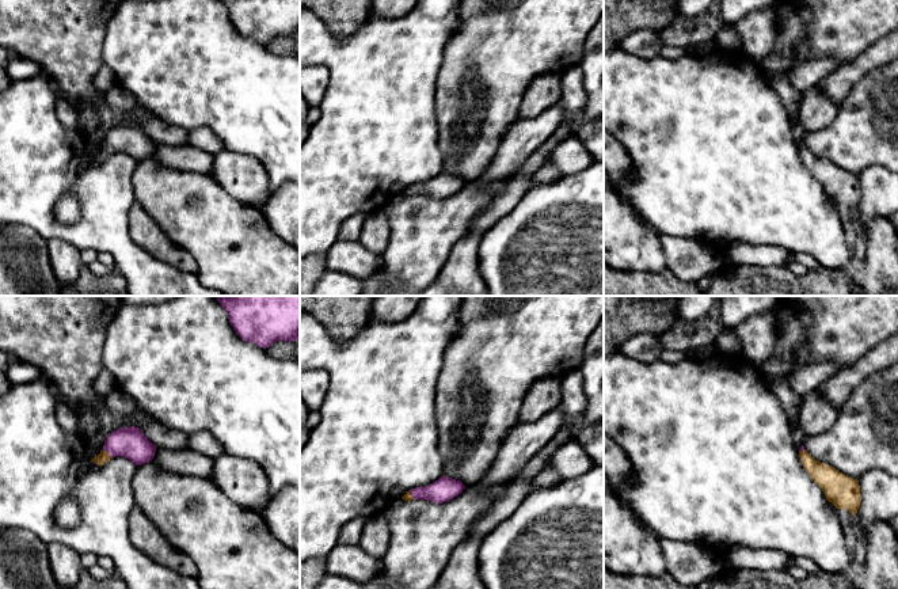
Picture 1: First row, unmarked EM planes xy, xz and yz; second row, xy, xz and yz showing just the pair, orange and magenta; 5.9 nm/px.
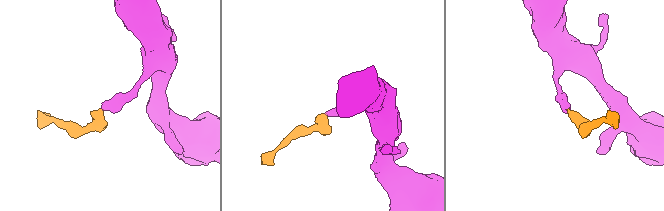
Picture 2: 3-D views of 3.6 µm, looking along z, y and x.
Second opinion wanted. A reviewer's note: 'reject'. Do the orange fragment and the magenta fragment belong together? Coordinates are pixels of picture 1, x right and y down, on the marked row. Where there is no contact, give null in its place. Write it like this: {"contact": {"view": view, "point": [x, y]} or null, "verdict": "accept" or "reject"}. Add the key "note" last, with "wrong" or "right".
{"contact": {"view": "xy", "point": [106, 452]}, "verdict": "accept", "note": "wrong"}

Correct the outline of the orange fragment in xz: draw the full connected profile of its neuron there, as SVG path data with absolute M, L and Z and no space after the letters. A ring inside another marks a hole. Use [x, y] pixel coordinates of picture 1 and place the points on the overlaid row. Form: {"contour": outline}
{"contour": "M441 476L429 486L415 487L406 491L402 498L406 501L427 499L435 504L442 504L461 494L464 489L465 486L461 482L448 476Z"}

